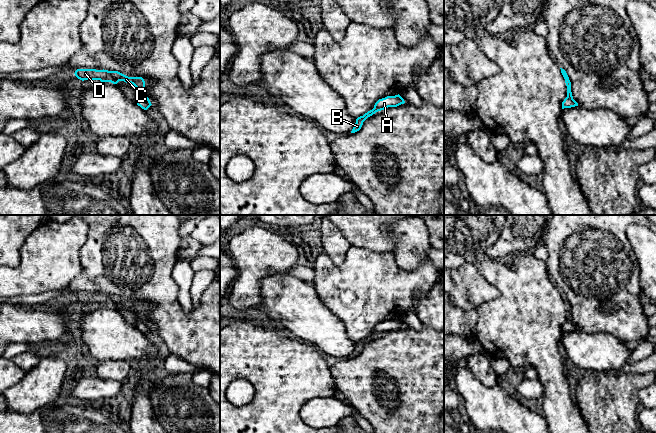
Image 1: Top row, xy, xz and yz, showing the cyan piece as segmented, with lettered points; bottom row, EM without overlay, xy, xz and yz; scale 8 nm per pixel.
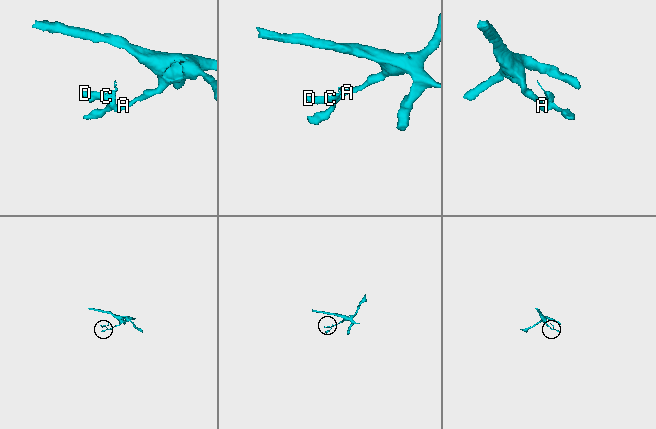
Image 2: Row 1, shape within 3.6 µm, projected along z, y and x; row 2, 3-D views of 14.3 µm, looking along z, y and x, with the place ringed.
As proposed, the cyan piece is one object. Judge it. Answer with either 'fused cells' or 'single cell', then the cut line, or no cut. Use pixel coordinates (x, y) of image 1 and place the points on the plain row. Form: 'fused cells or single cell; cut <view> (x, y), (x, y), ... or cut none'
single cell; cut none

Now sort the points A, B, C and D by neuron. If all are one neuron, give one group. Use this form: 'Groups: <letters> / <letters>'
Groups: A B C D

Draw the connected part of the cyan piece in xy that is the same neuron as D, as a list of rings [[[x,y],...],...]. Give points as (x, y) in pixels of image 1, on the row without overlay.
[[[77,293],[75,300],[84,304],[100,304],[101,306],[111,306],[117,308],[119,305],[133,308],[138,314],[137,329],[147,334],[152,328],[145,319],[145,305],[142,301],[128,301],[118,295],[96,294],[96,293]]]

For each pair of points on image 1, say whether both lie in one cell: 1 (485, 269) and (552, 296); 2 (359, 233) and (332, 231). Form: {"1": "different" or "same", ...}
{"1": "same", "2": "different"}

